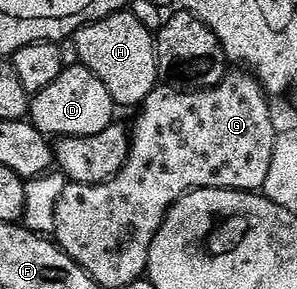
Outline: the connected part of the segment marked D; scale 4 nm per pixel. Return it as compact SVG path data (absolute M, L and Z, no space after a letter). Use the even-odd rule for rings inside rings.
M77 66L63 68L60 78L56 78L48 90L33 93L28 120L47 138L91 136L108 130L108 126L115 123L114 112L116 105L104 82L100 82L100 78L96 78L96 74L86 68Z

